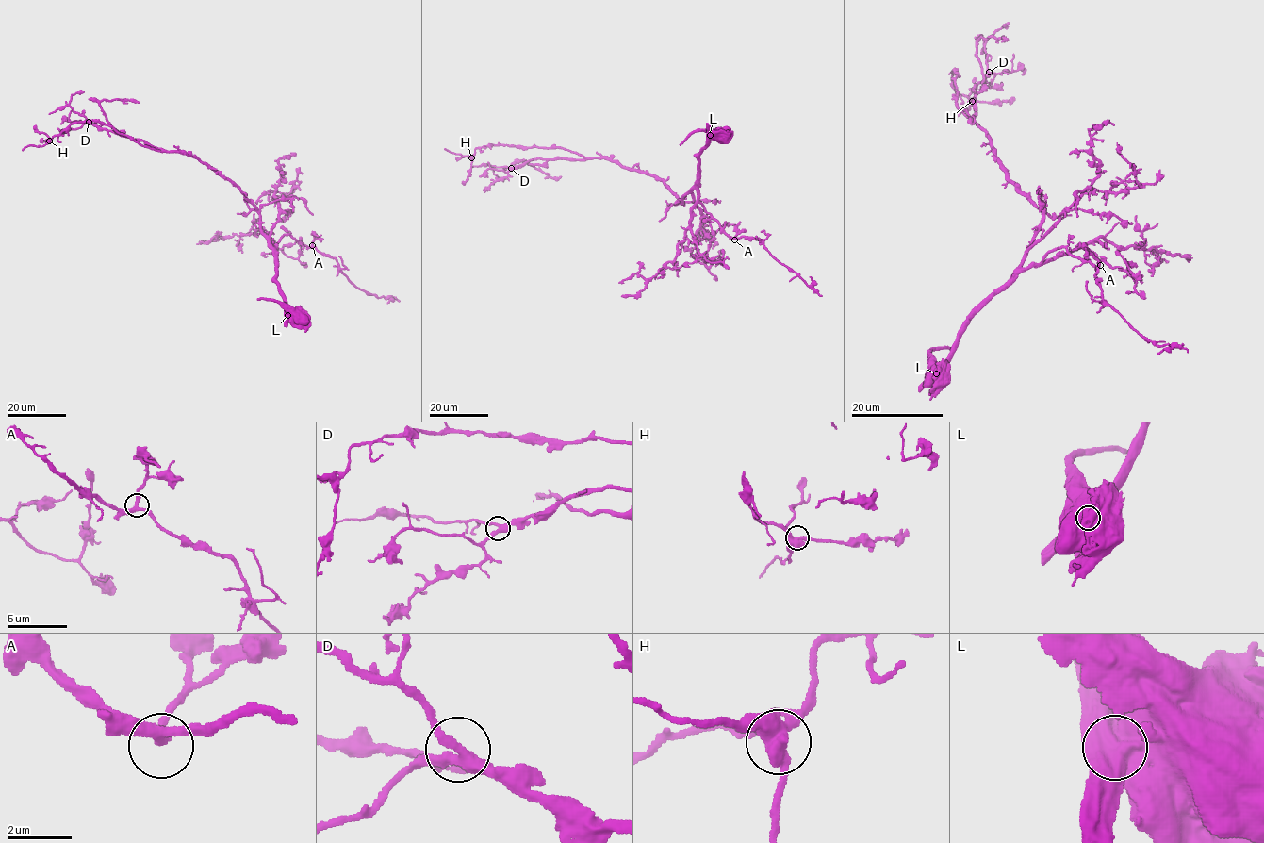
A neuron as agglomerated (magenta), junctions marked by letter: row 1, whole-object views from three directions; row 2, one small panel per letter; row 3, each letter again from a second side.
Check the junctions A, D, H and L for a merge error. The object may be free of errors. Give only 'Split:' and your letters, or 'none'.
Split: L

